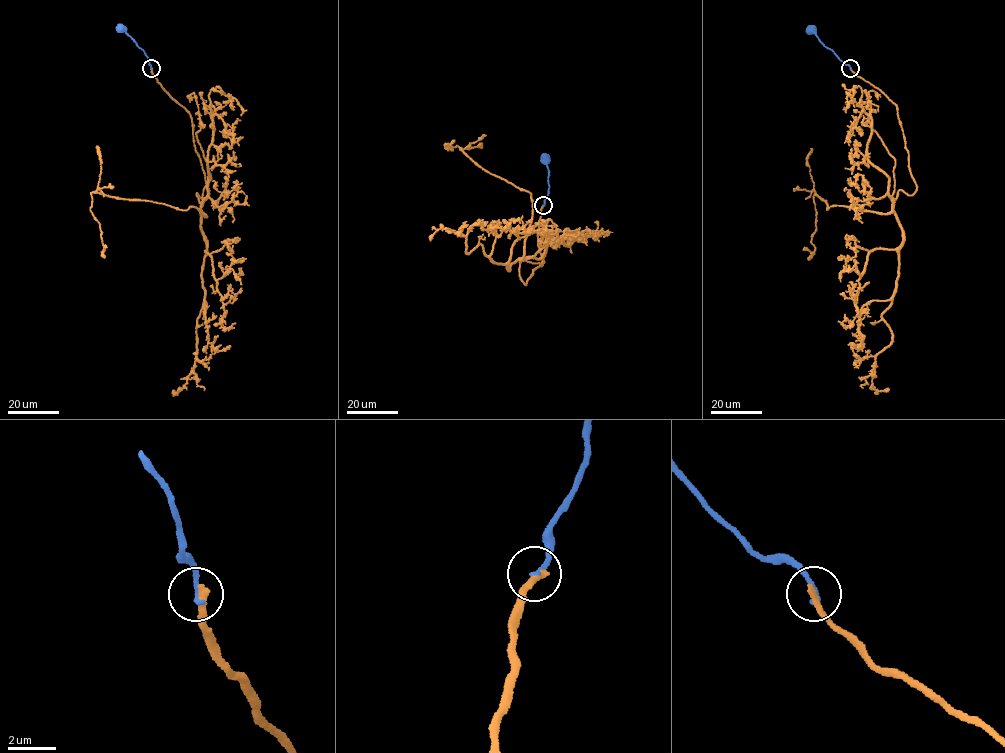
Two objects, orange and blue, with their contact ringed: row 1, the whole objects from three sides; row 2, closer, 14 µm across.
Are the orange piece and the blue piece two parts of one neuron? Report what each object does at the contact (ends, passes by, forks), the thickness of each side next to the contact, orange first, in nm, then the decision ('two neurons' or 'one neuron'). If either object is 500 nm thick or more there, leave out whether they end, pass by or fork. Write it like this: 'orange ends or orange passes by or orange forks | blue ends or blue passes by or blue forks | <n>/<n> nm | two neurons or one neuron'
orange ends | blue ends | 300/240 nm | two neurons

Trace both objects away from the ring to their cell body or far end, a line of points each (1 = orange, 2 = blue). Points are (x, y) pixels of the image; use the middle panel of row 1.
1: (543, 205), (543, 263), (525, 284), (530, 193), (457, 145), (447, 150), (454, 139)
2: (543, 205), (549, 186), (545, 159)

